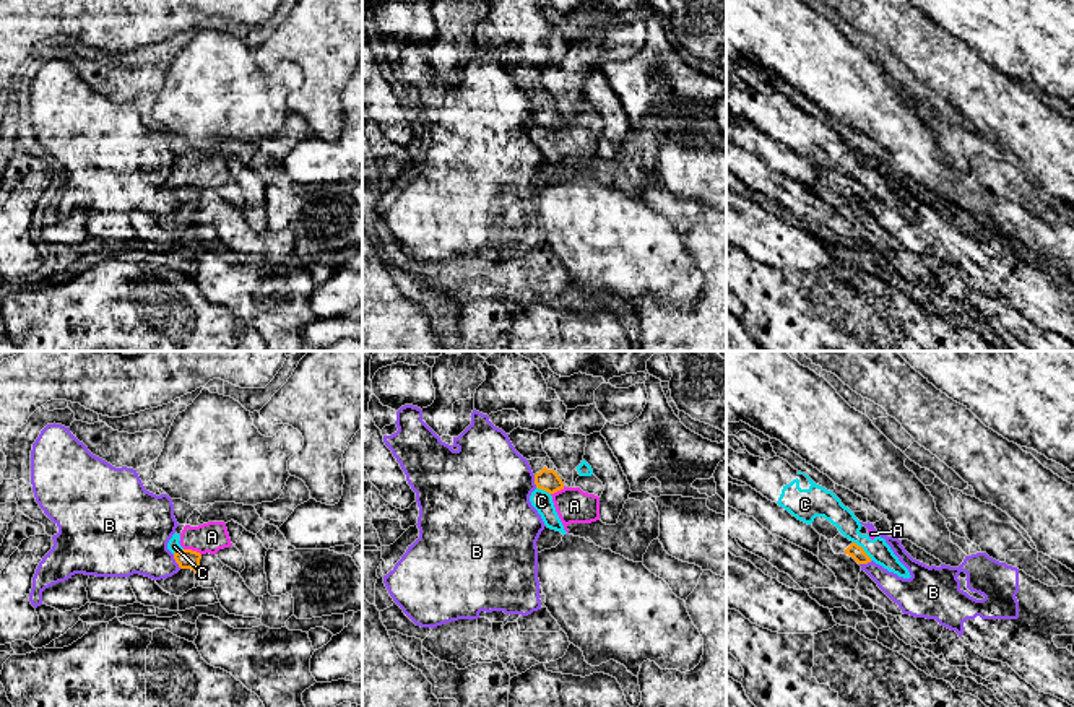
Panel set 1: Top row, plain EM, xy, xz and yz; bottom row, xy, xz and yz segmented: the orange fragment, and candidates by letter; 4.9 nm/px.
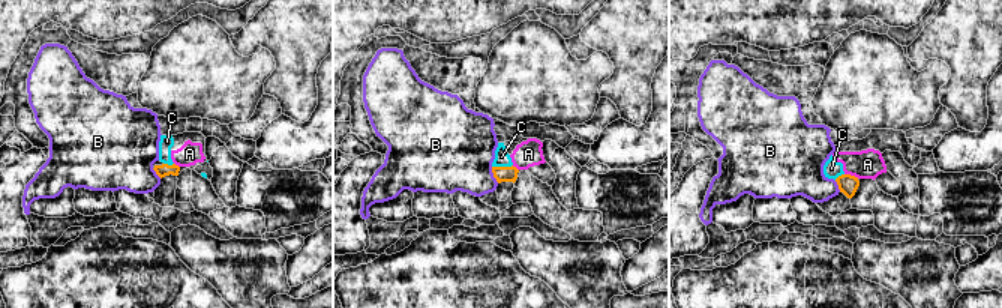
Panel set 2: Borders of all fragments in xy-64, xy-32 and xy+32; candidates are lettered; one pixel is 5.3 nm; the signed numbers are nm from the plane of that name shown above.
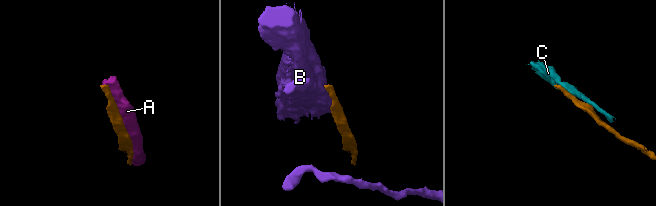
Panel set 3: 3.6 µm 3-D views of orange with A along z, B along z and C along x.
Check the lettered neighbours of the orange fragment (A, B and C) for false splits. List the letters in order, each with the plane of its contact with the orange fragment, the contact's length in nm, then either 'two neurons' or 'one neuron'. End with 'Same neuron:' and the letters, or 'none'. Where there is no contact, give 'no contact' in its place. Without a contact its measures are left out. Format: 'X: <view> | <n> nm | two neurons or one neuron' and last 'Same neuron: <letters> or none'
A: xy | 90 nm | two neurons
B: xy | 80 nm | two neurons
C: yz | 130 nm | two neurons
Same neuron: none

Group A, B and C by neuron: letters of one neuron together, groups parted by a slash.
A C / B

